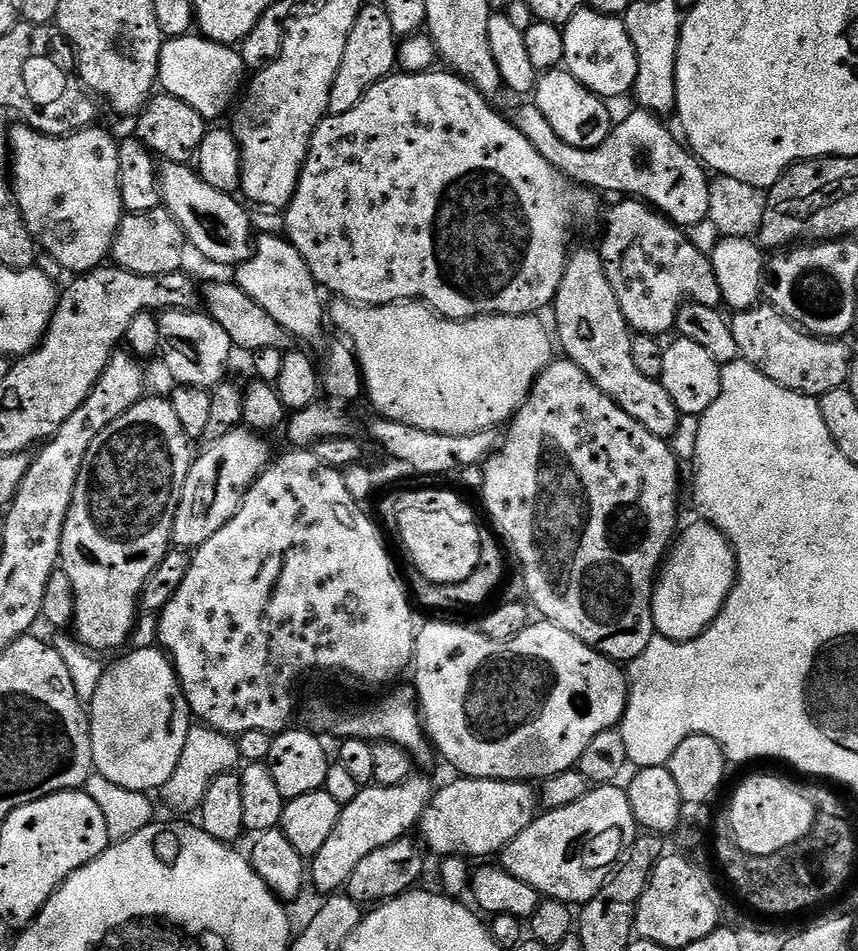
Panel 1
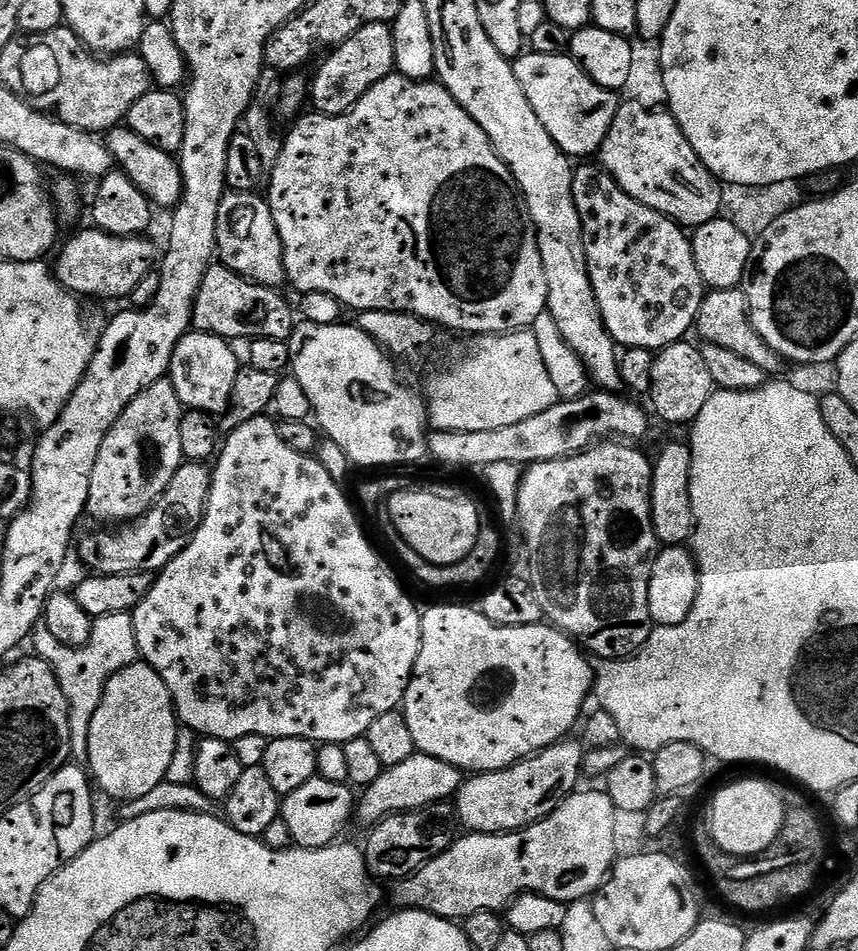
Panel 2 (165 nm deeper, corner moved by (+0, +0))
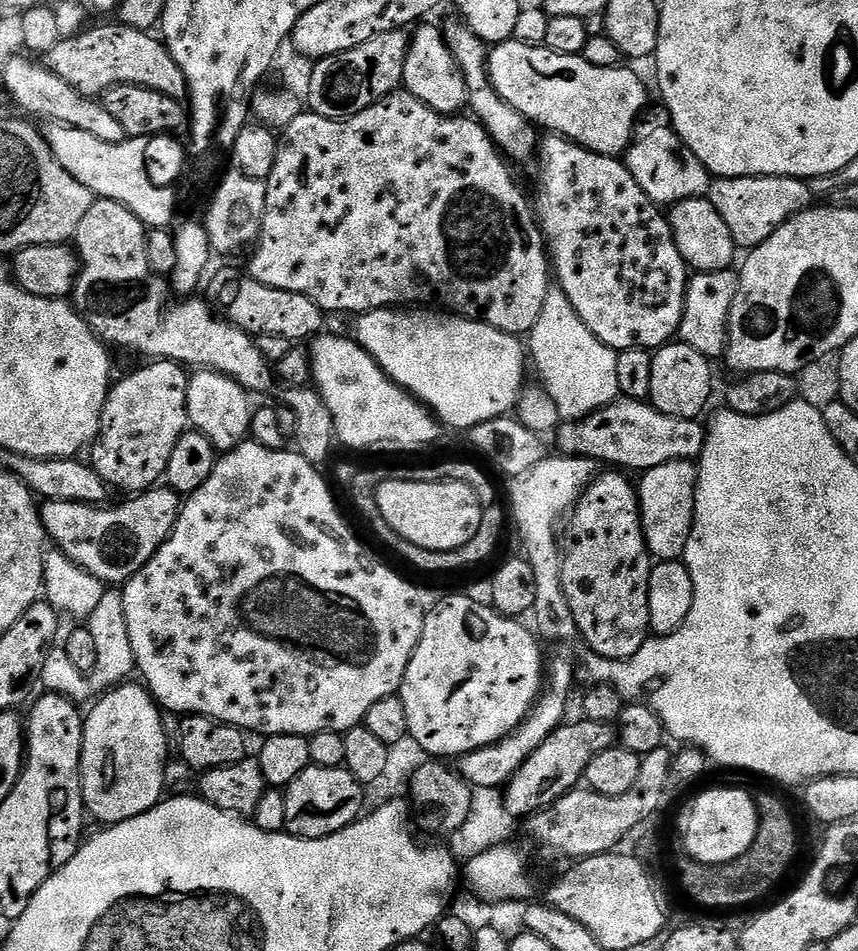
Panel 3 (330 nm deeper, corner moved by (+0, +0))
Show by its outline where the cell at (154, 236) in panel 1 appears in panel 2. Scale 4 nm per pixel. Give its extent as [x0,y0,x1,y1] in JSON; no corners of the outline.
[54,226,158,300]

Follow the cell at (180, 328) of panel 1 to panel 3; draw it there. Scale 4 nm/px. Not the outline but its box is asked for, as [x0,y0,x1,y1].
[187,369,252,453]

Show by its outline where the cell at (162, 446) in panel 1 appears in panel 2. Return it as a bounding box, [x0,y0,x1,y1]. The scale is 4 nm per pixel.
[87,378,185,526]

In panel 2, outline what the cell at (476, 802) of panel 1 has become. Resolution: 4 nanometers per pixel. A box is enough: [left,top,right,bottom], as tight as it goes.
[454,738,585,834]

